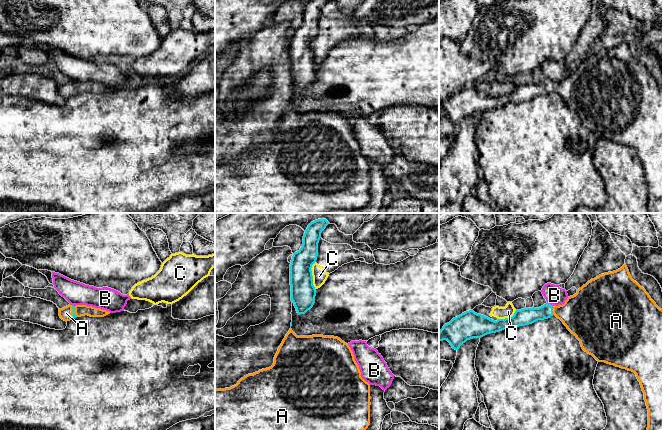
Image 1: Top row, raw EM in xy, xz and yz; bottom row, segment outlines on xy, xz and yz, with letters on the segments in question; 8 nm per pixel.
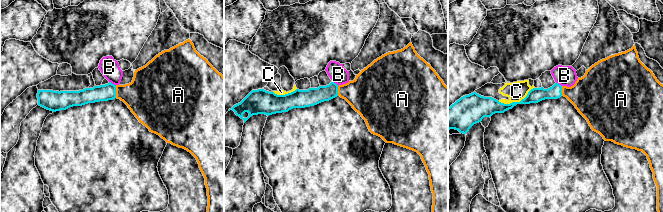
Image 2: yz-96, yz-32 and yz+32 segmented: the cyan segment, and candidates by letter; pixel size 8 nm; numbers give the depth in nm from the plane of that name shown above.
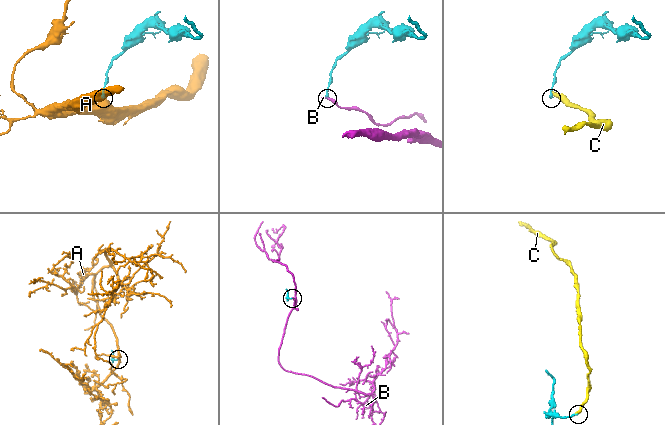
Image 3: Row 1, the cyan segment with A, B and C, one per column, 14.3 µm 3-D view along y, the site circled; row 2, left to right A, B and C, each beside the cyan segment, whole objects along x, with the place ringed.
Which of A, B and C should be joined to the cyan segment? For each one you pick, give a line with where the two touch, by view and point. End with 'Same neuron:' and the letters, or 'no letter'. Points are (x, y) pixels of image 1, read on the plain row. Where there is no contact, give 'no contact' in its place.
A: contact yz (552, 86)
Same neuron: A

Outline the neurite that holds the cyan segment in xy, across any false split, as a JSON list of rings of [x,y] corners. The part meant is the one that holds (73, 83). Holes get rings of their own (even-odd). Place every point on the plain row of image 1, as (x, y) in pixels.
[[[68,81],[59,85],[60,94],[66,98],[85,91],[90,93],[104,93],[108,90],[110,90],[109,87],[87,81]]]

